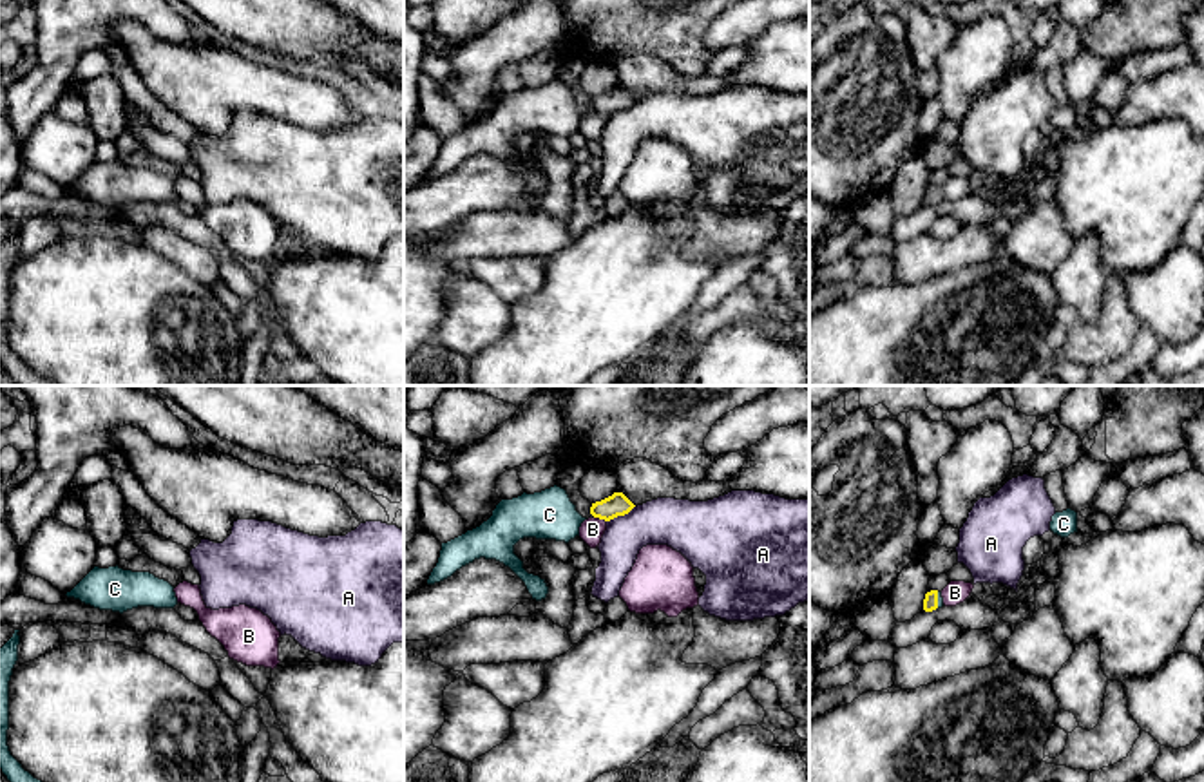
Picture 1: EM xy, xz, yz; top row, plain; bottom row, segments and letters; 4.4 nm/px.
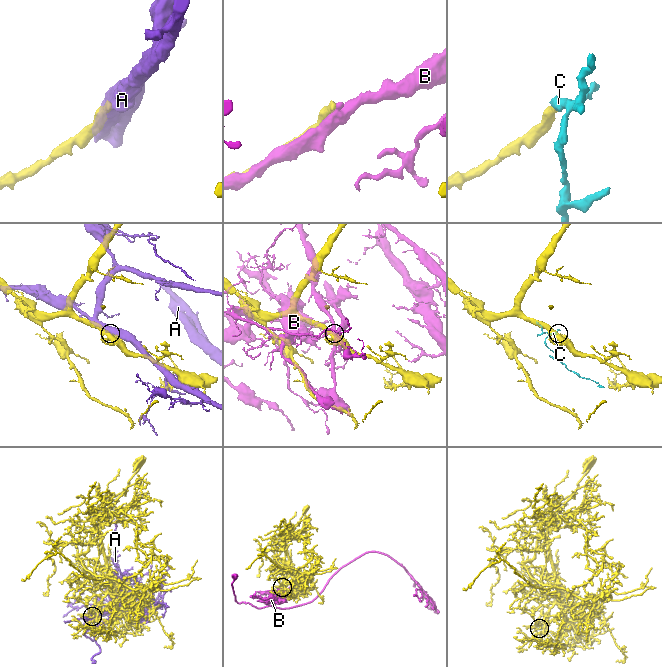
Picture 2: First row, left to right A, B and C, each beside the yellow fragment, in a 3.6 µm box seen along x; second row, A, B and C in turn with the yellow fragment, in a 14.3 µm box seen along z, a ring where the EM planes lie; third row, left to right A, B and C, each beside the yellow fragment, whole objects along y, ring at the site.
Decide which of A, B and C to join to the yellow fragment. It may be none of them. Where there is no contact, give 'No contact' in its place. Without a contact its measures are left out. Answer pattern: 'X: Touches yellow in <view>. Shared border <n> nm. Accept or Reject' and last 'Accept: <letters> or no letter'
A: Touches yellow in xz. Shared border 150 nm. Reject
B: Touches yellow in xz. Shared border 60 nm. Reject
C: Touches yellow in yz. Shared border 70 nm. Accept
Accept: C

